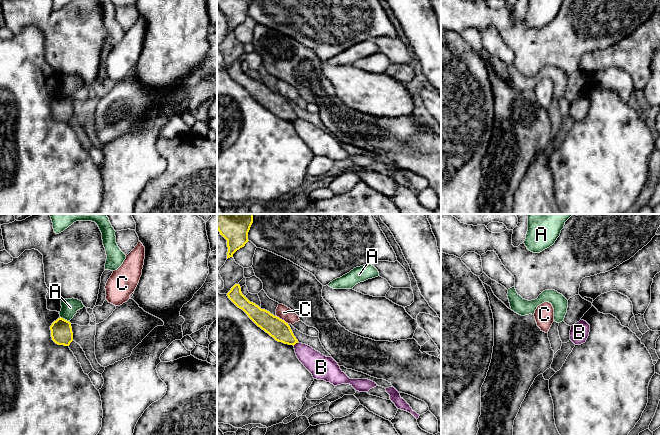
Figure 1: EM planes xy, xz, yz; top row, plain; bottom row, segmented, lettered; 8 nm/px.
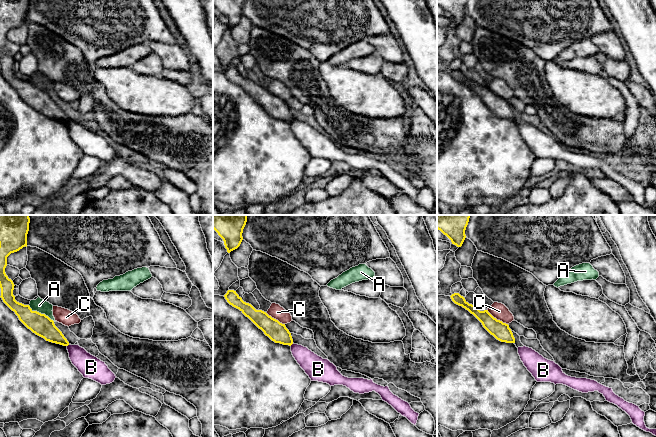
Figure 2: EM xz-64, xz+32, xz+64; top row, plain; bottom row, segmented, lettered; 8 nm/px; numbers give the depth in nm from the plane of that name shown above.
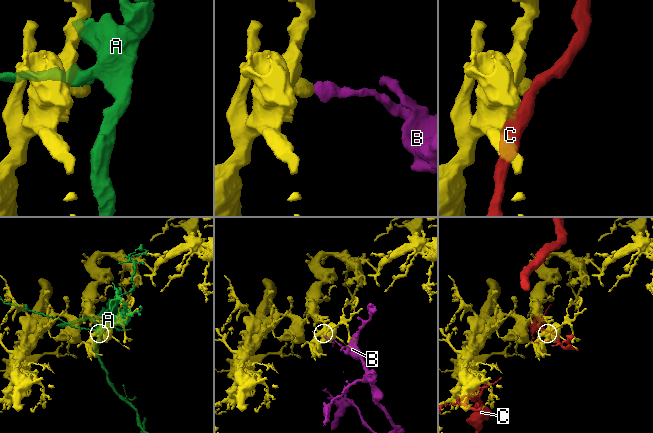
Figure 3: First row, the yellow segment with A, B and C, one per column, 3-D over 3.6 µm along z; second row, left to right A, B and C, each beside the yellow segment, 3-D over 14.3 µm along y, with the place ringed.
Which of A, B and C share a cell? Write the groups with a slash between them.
A / B / C

